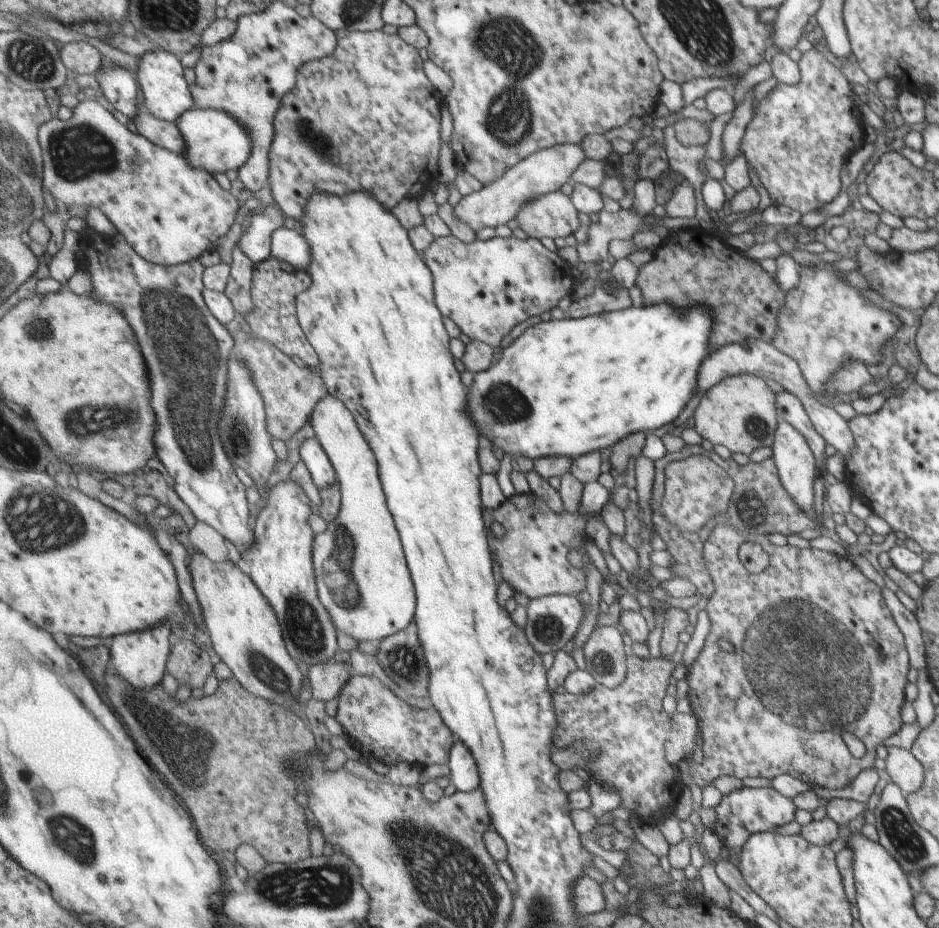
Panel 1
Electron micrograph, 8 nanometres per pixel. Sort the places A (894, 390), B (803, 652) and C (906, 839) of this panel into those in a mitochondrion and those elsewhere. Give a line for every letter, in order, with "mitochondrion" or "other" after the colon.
A: other
B: mitochondrion
C: mitochondrion

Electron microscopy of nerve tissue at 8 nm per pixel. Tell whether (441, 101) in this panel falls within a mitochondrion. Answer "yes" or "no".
no

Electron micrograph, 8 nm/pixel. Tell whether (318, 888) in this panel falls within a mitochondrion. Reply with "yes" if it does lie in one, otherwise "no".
yes

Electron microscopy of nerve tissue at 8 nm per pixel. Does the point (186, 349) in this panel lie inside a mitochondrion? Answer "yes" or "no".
yes

